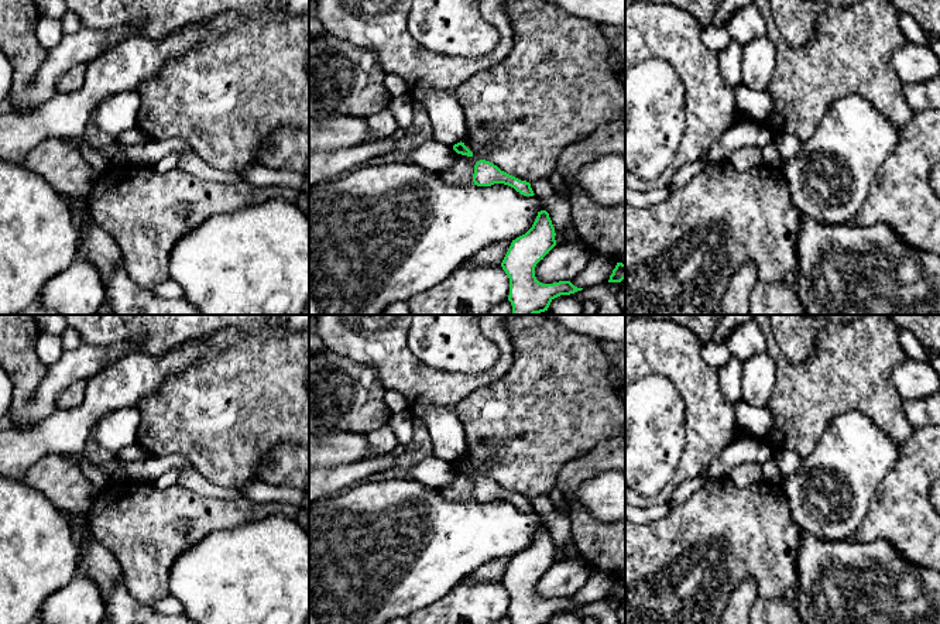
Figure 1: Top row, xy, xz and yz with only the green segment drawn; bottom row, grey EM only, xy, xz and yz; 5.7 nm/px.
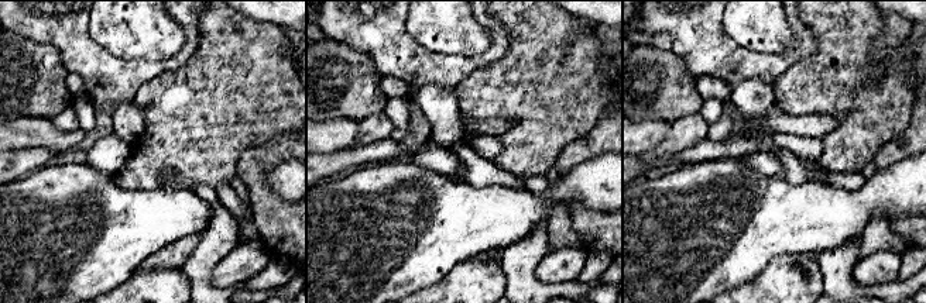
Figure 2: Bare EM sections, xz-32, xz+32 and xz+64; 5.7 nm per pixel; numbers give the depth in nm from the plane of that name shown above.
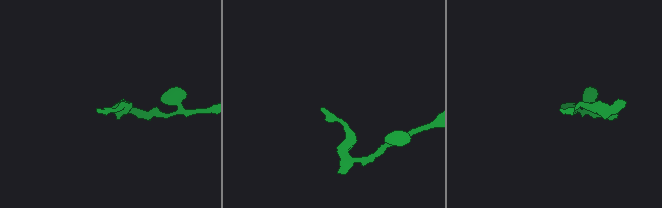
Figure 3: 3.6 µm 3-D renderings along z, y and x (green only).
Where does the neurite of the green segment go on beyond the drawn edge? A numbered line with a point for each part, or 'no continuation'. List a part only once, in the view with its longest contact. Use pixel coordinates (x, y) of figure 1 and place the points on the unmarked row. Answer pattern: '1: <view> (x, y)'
no continuation

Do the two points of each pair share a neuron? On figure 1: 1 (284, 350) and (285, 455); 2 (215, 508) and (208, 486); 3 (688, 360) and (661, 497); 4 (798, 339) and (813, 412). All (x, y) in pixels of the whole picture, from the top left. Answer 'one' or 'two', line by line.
1: two
2: two
3: one
4: two

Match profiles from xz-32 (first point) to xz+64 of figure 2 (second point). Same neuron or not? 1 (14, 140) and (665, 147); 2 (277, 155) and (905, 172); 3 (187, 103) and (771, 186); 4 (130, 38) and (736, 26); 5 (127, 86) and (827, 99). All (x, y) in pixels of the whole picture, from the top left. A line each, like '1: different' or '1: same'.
1: different
2: different
3: different
4: same
5: different

